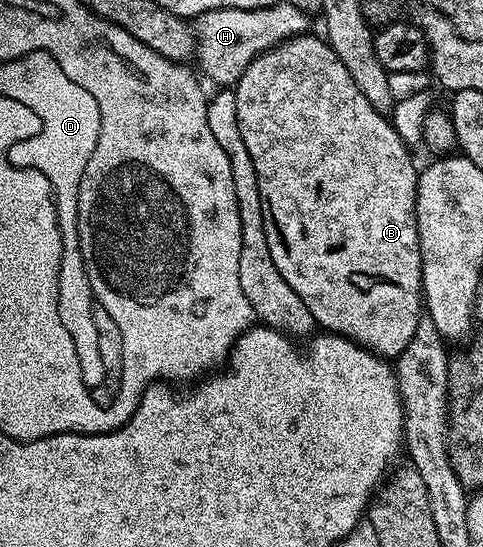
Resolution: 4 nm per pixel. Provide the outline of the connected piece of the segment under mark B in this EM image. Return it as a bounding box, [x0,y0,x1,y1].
[234,33,425,360]

